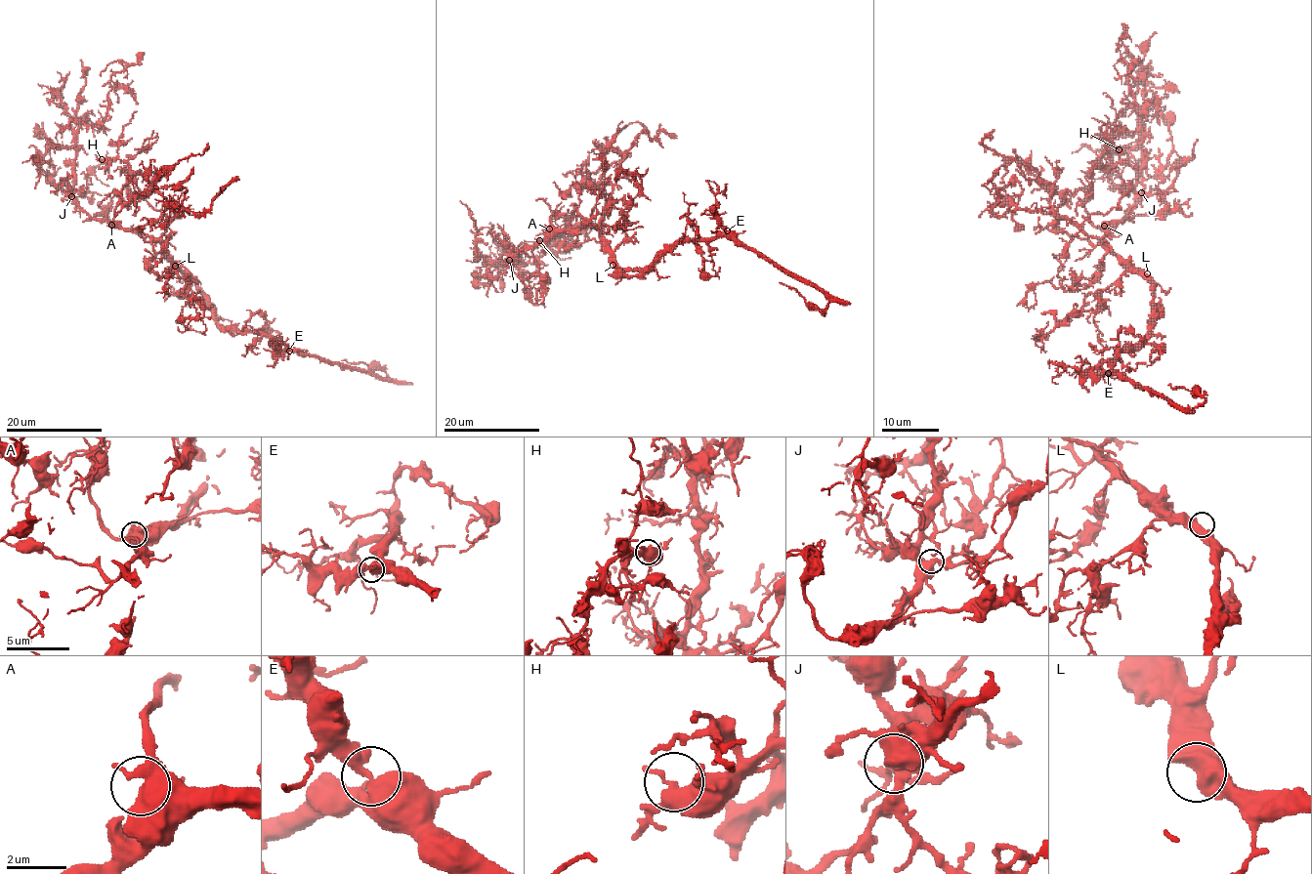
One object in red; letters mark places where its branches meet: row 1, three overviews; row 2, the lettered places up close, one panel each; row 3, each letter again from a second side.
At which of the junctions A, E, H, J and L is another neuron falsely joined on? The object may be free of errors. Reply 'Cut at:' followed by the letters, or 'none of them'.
Cut at: H

